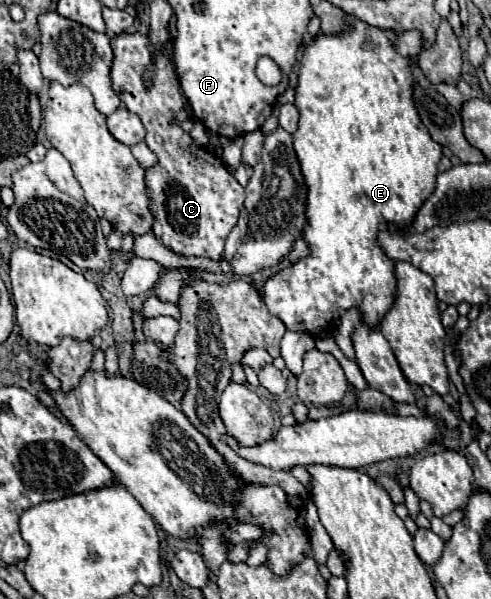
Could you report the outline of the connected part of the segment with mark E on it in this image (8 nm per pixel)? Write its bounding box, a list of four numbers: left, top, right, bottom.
[261,16,443,334]

